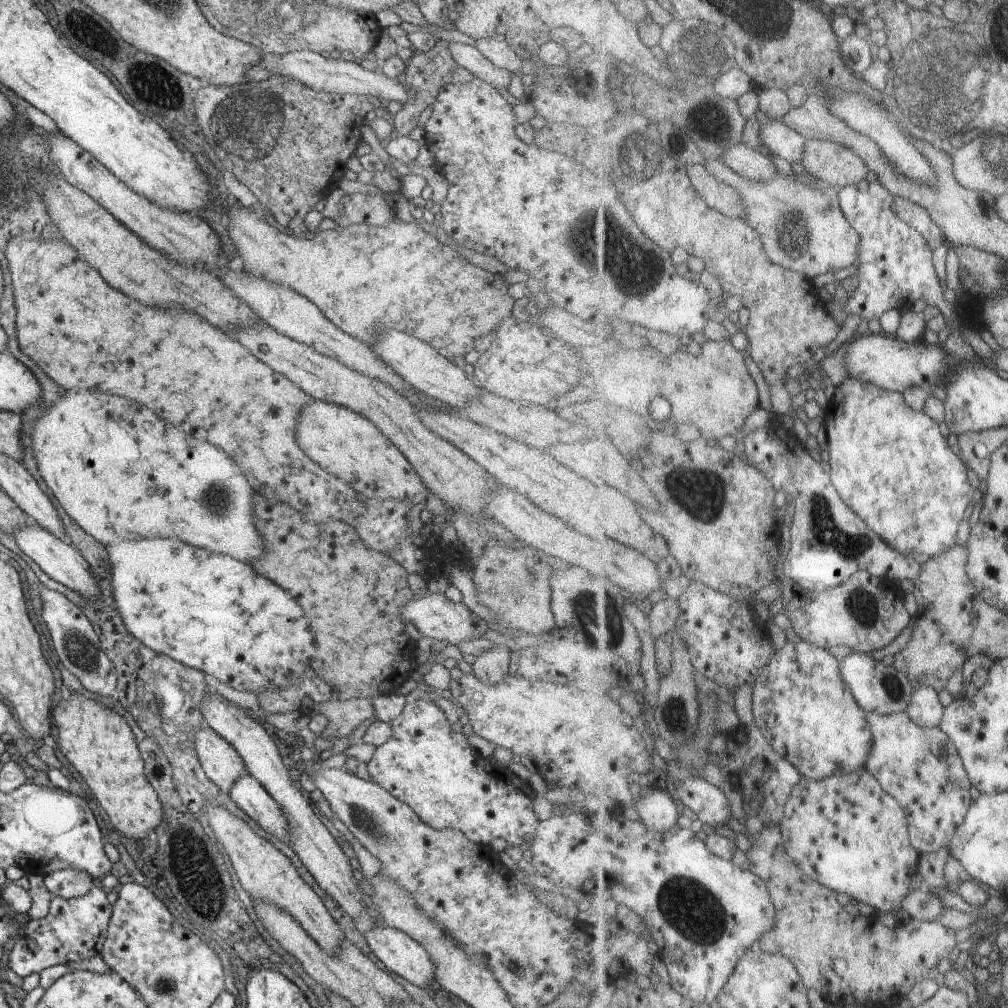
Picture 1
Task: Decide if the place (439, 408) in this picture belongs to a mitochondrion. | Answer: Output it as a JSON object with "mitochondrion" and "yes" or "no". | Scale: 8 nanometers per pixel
{"mitochondrion":"no"}

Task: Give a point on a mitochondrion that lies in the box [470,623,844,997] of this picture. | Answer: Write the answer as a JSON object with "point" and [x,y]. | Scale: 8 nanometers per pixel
{"point":[696,913]}

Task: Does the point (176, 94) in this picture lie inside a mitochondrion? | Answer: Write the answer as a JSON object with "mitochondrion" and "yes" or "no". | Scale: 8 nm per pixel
{"mitochondrion":"yes"}

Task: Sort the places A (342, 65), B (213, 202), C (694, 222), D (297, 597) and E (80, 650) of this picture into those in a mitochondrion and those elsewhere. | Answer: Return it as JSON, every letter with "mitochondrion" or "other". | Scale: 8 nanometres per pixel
{"A":"other","B":"other","C":"other","D":"other","E":"mitochondrion"}

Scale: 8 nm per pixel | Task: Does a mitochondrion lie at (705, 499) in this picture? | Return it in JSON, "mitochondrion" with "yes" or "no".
{"mitochondrion":"yes"}

